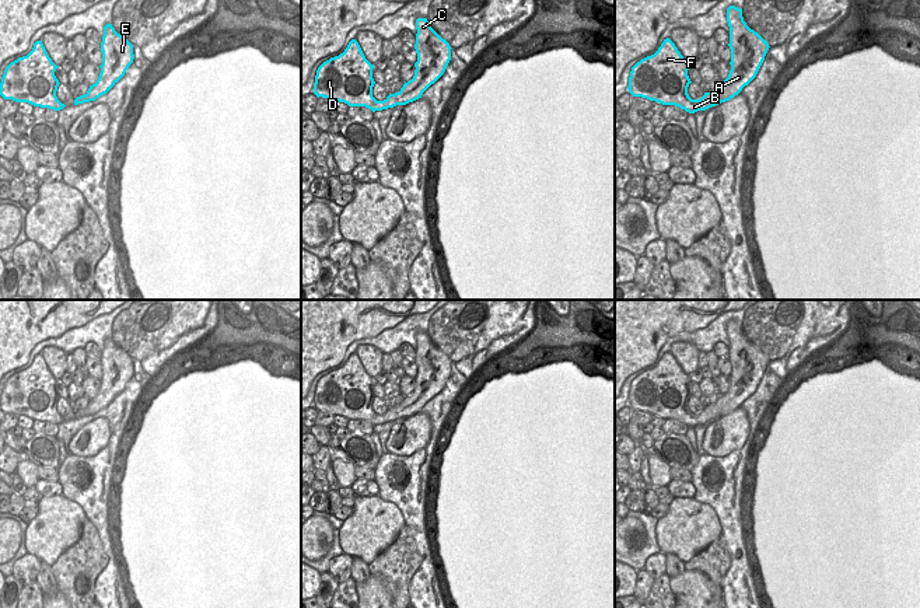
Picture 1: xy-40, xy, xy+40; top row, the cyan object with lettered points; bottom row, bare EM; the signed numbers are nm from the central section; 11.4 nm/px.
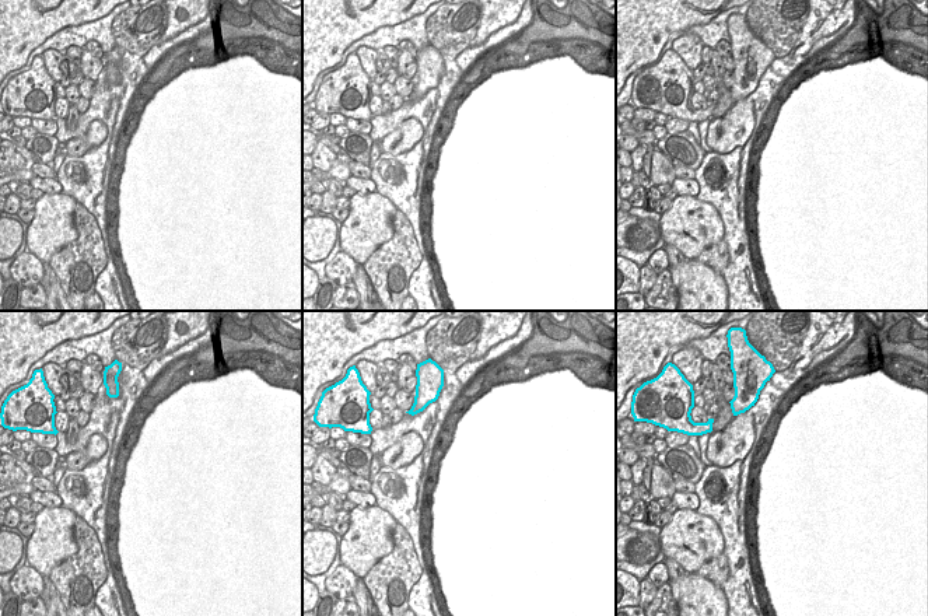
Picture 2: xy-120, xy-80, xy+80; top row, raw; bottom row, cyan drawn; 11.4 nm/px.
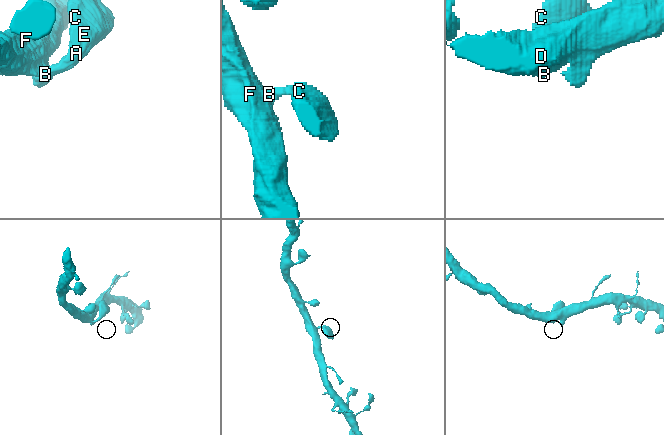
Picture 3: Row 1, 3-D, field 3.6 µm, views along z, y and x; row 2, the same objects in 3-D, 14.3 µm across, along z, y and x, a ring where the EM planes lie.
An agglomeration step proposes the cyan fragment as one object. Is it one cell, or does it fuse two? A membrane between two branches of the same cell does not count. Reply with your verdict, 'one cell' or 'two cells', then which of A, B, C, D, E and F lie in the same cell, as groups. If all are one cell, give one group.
one cell | A B C D E F

